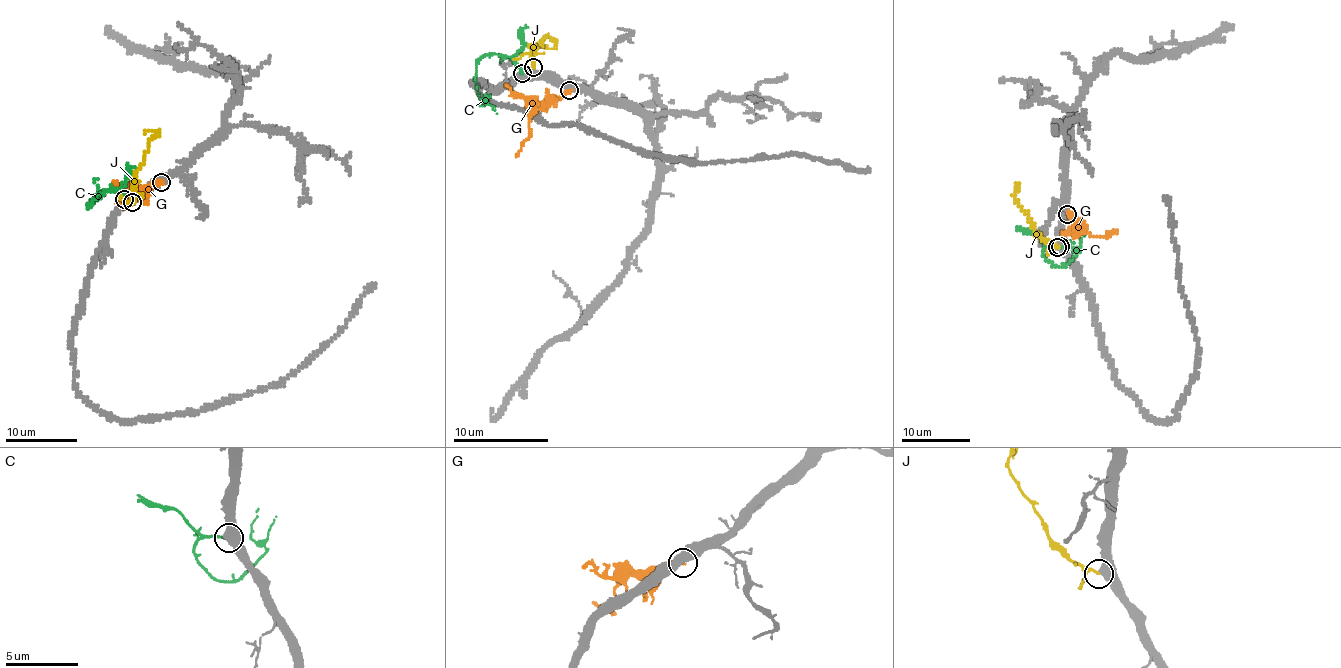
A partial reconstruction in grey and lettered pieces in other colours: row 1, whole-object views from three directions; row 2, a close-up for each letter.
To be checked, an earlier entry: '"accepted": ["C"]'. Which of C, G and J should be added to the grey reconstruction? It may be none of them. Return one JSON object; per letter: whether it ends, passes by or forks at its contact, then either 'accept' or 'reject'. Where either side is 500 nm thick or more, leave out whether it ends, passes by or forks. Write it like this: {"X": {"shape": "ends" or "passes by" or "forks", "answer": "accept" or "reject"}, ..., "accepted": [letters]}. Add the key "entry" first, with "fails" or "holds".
{"entry": "holds", "C": {"shape": "ends", "answer": "accept"}, "G": {"answer": "reject"}, "J": {"answer": "reject"}, "accepted": ["C"]}

